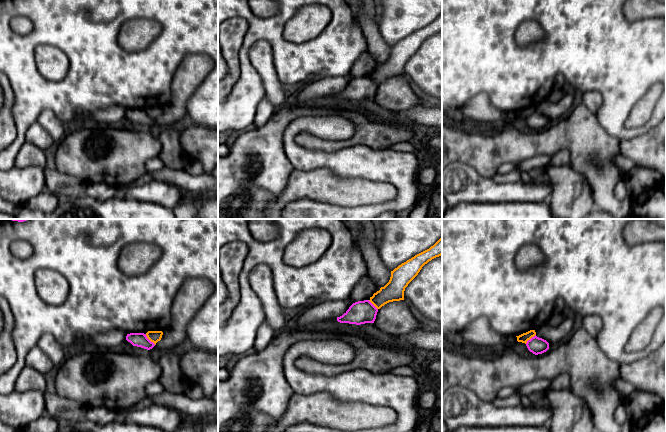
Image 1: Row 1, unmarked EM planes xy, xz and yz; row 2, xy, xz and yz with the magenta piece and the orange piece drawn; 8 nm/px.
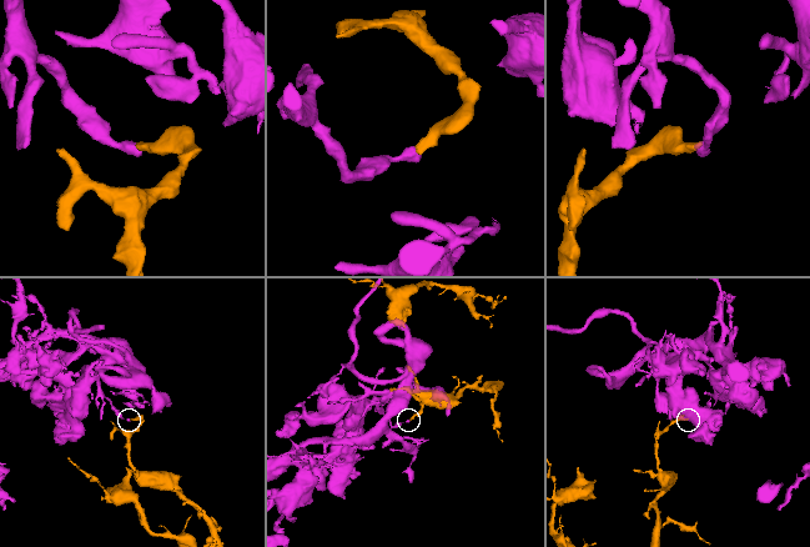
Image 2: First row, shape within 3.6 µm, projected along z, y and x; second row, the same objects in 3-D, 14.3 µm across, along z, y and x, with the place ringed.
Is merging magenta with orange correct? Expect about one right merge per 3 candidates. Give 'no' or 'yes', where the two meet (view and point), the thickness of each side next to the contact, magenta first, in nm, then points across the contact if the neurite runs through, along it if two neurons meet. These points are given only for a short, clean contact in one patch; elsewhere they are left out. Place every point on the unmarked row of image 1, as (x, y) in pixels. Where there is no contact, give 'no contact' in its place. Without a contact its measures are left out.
no | xy (149, 116) | 110/100 nm | along xy (145, 110), (155, 120)

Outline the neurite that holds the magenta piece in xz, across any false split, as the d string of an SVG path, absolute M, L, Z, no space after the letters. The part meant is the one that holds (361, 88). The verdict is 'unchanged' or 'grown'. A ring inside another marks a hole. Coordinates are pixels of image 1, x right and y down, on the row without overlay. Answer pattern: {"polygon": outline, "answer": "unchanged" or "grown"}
{"polygon": "M369 76L358 77L353 79L342 92L337 93L337 97L356 101L374 99L377 88L378 85Z", "answer": "unchanged"}

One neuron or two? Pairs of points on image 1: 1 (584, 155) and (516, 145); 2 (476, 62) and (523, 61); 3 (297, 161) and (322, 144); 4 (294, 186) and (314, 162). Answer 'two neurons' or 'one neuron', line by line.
1: one neuron
2: one neuron
3: two neurons
4: two neurons

